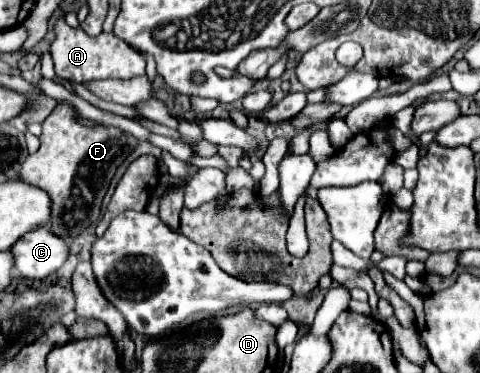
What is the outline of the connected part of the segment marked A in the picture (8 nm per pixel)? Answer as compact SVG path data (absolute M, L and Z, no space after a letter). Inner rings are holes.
M63 18L55 24L55 40L49 48L49 54L55 64L55 74L69 82L87 84L99 78L135 78L145 74L145 58L133 50L127 42L117 38L113 32L101 32L99 36L89 36L81 28L71 28Z

